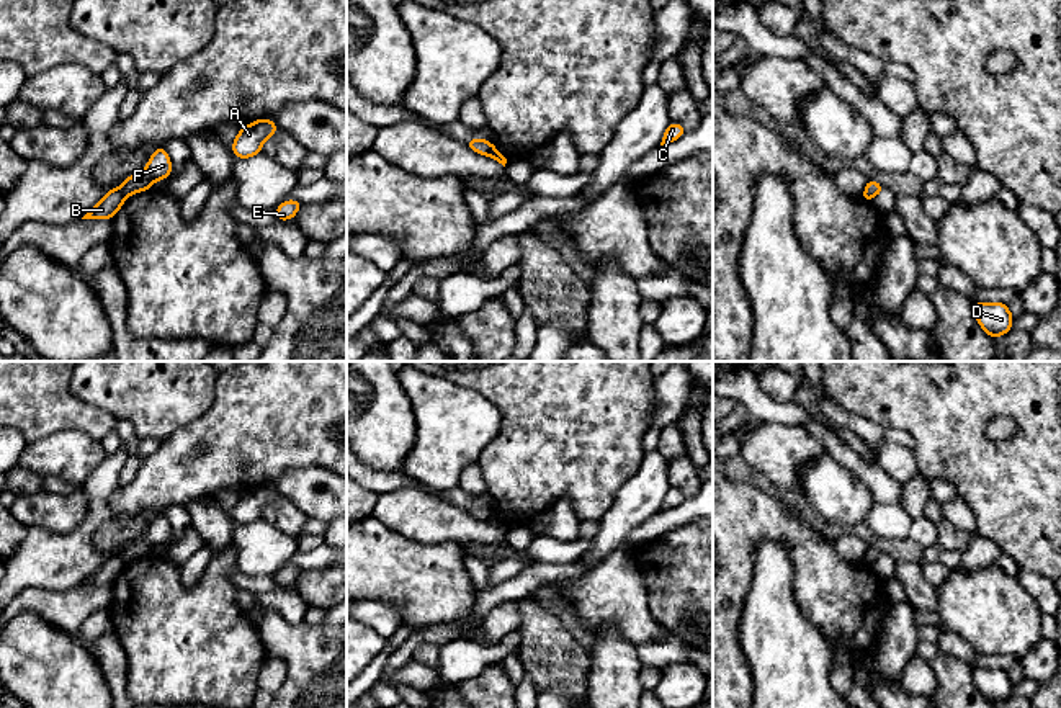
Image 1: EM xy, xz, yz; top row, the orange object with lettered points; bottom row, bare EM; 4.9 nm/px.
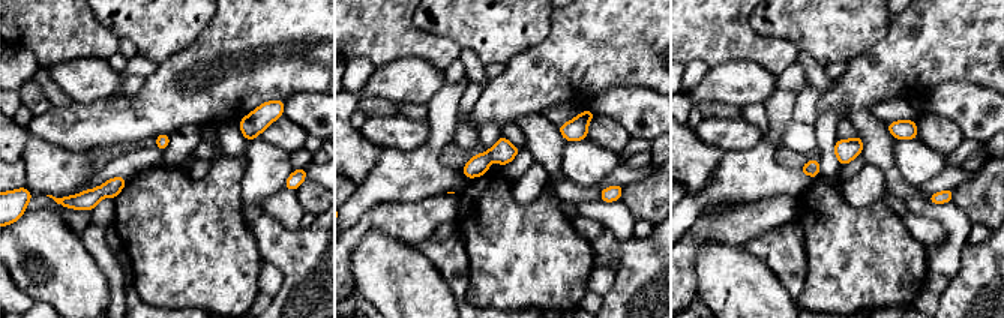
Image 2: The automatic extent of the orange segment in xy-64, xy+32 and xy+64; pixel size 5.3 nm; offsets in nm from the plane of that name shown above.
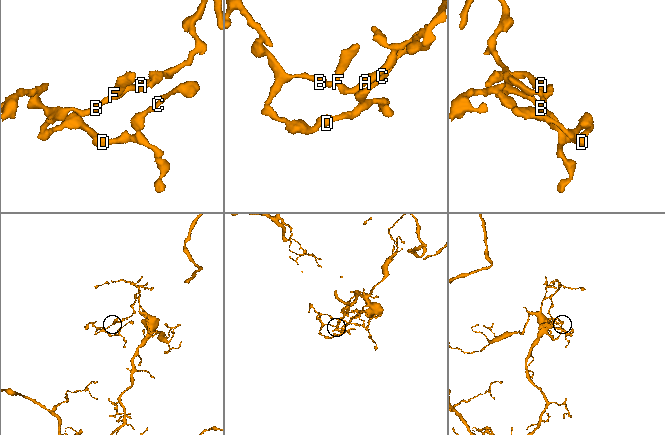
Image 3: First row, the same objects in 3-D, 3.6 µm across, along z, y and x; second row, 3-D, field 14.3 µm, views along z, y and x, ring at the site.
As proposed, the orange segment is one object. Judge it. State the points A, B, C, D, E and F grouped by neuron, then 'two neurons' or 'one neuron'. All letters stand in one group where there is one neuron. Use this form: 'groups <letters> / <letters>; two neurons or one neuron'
groups A F / B C D E; two neurons

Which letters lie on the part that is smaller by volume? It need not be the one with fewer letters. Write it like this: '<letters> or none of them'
B, C, D, E

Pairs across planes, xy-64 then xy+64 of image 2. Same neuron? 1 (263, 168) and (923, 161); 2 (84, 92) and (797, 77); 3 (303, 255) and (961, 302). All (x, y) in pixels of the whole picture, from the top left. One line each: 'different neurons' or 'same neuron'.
1: same neuron
2: different neurons
3: same neuron

